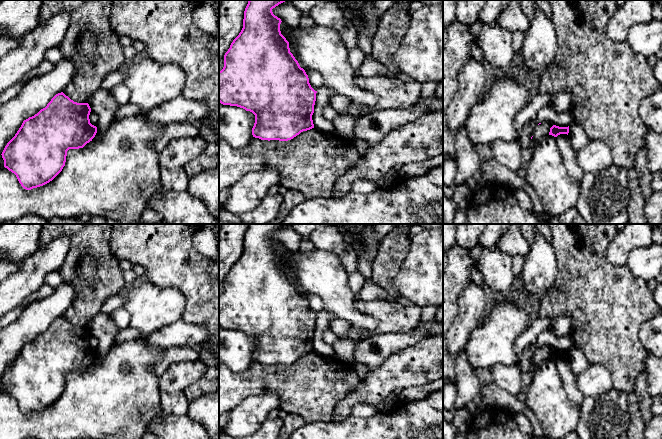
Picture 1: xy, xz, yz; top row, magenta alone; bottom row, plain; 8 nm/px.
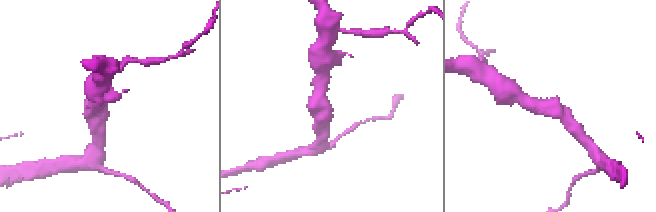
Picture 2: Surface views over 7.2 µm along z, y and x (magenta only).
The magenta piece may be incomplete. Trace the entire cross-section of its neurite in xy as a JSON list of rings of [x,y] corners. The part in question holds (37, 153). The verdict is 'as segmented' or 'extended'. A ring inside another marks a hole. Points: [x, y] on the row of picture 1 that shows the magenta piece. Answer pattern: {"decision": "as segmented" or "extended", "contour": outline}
{"decision": "as segmented", "contour": [[[63,92],[56,94],[47,106],[24,120],[3,152],[4,167],[14,173],[26,190],[52,181],[63,169],[69,149],[83,148],[92,141],[97,127],[90,123],[91,108],[88,103],[77,103]]]}

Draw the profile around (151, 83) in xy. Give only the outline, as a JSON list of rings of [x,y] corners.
[[[148,57],[137,58],[125,67],[125,70],[126,78],[123,83],[131,93],[129,103],[137,105],[140,114],[146,114],[161,104],[182,95],[186,75],[175,63],[159,63]]]

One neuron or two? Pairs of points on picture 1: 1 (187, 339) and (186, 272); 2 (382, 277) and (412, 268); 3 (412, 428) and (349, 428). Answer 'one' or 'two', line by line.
1: two
2: two
3: one

